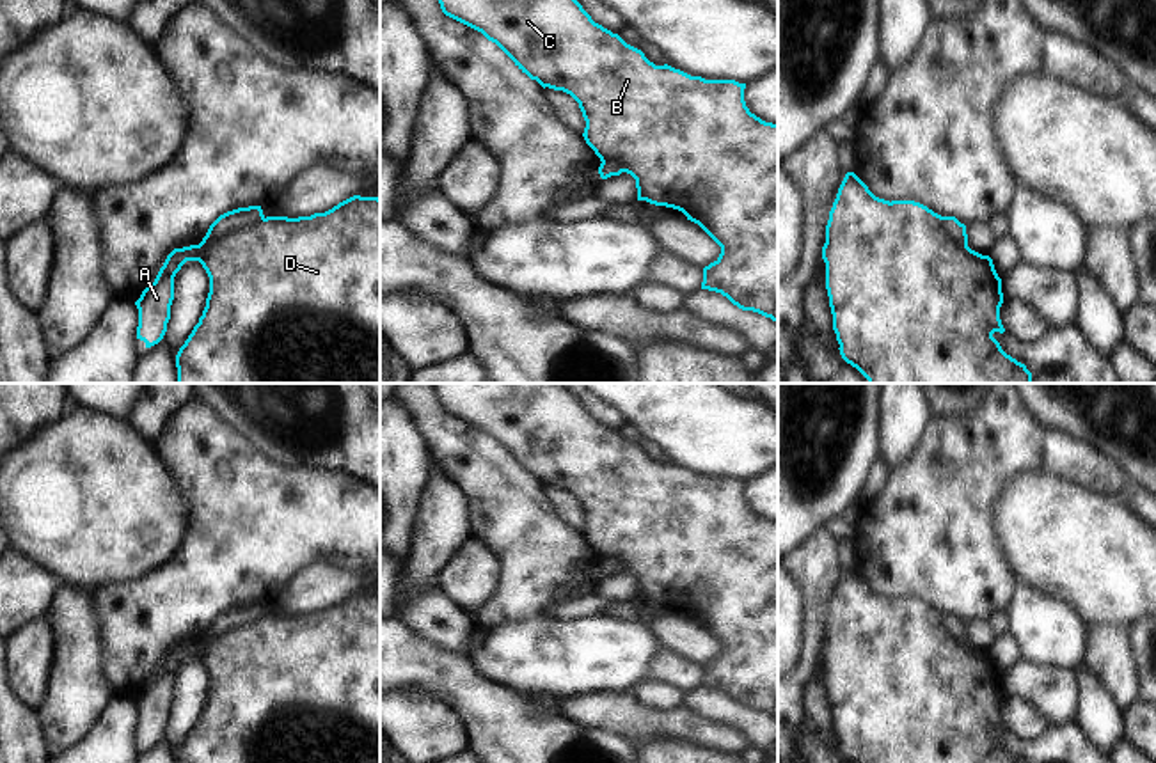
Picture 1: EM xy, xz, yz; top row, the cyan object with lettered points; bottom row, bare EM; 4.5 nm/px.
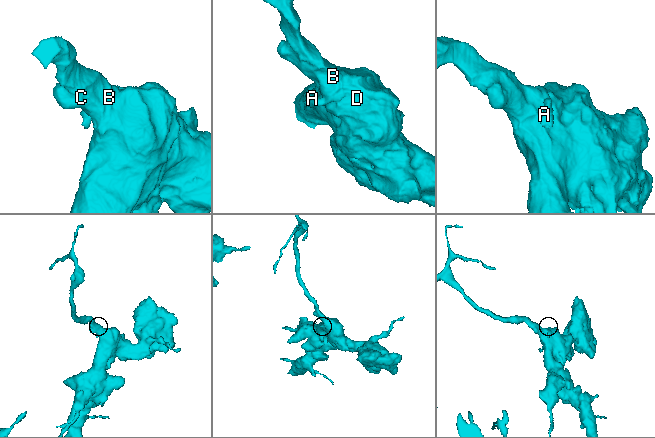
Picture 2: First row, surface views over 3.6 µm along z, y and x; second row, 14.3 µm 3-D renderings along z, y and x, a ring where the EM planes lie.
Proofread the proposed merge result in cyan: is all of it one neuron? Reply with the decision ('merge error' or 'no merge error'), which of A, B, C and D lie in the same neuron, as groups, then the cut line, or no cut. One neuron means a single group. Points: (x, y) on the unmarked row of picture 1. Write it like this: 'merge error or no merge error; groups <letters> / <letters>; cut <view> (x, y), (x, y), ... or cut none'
merge error; groups A / B C D; cut xy (263, 614), (212, 639), (205, 637)

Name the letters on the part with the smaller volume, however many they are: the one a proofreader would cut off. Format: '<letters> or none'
A

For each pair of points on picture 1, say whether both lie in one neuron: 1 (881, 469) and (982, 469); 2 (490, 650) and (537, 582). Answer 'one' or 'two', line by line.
1: two
2: two

